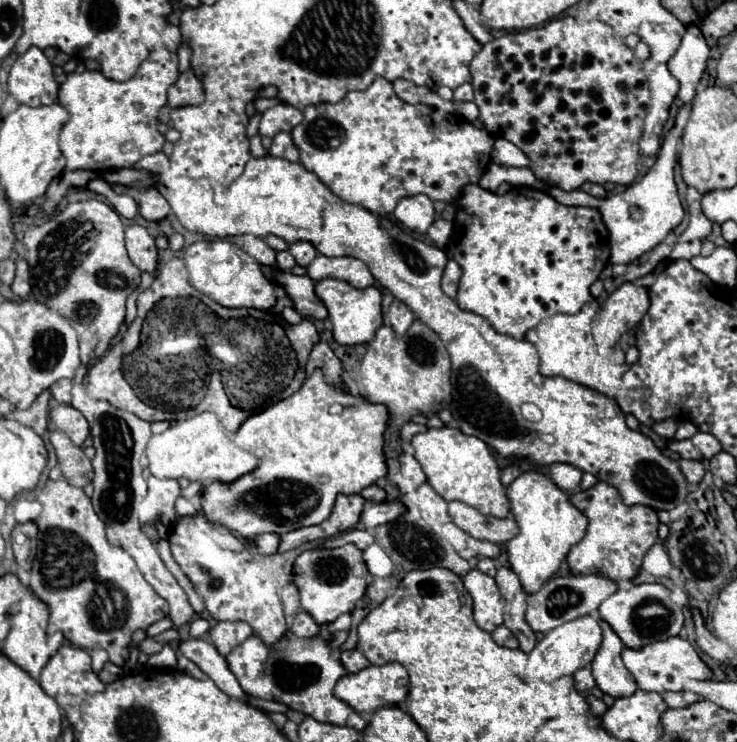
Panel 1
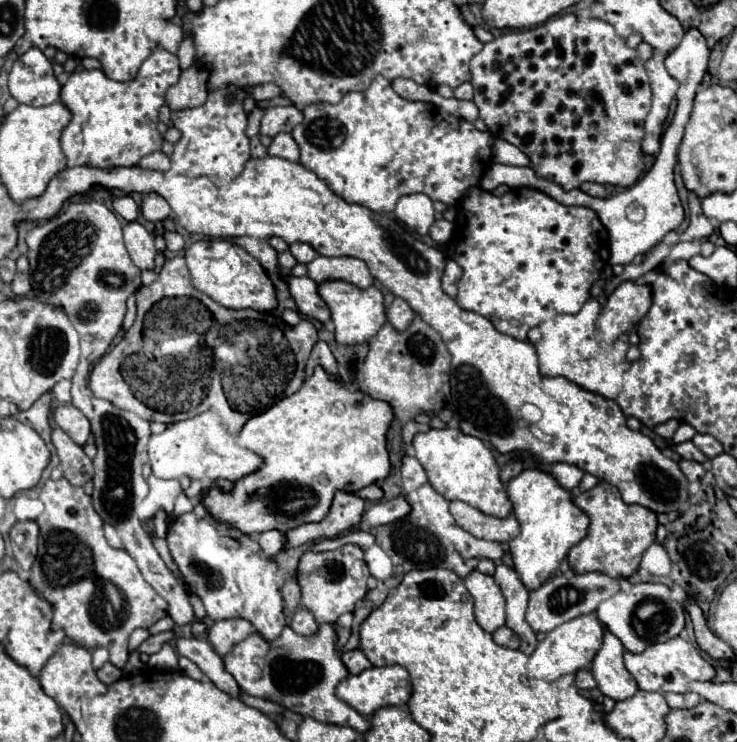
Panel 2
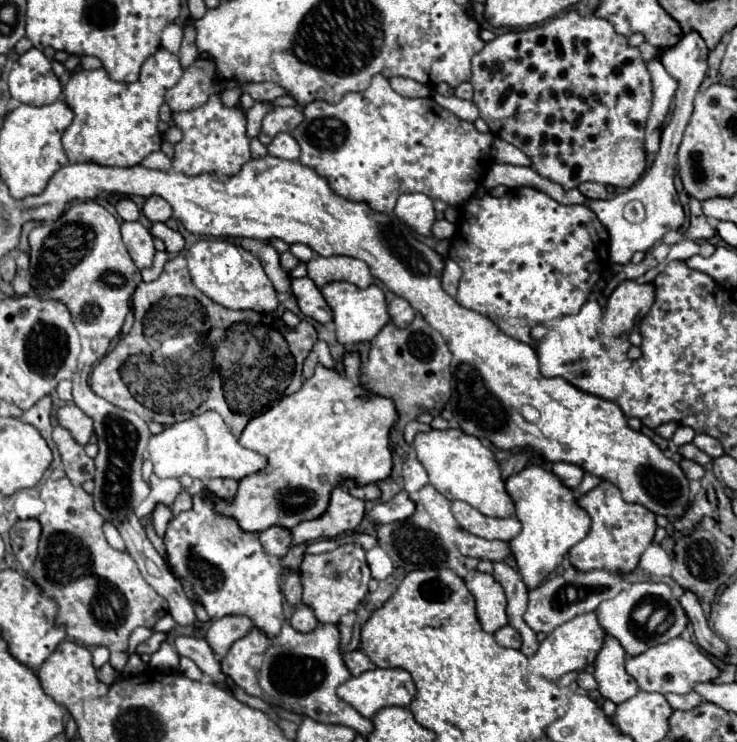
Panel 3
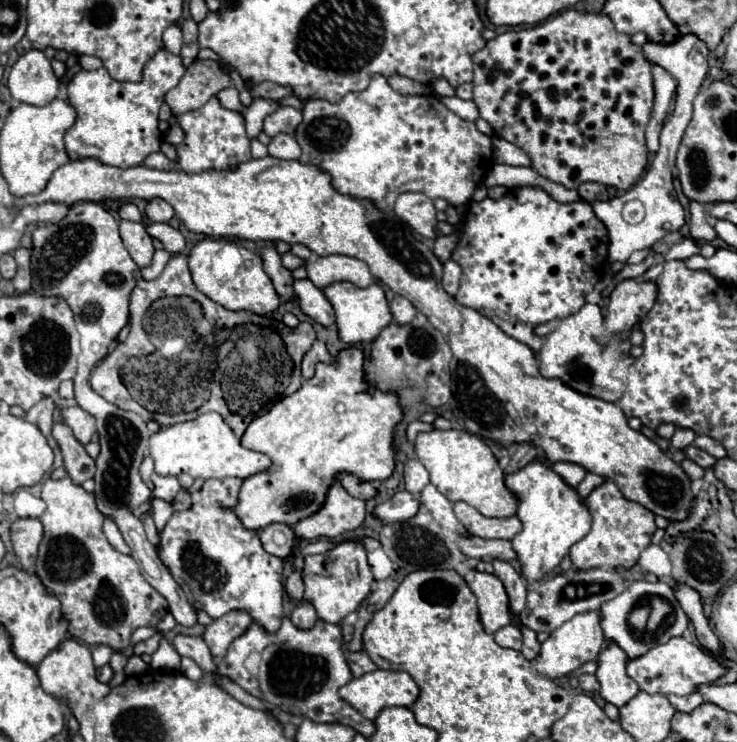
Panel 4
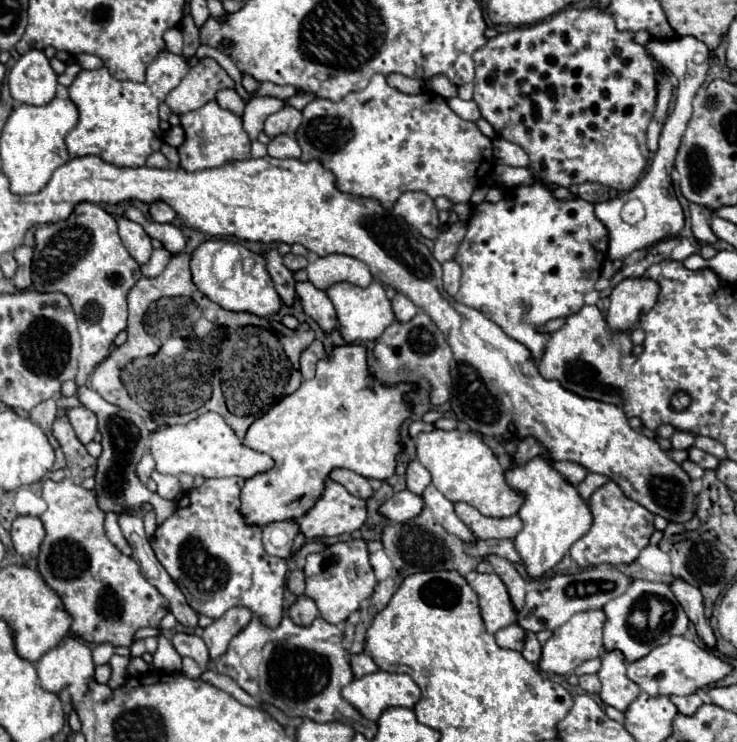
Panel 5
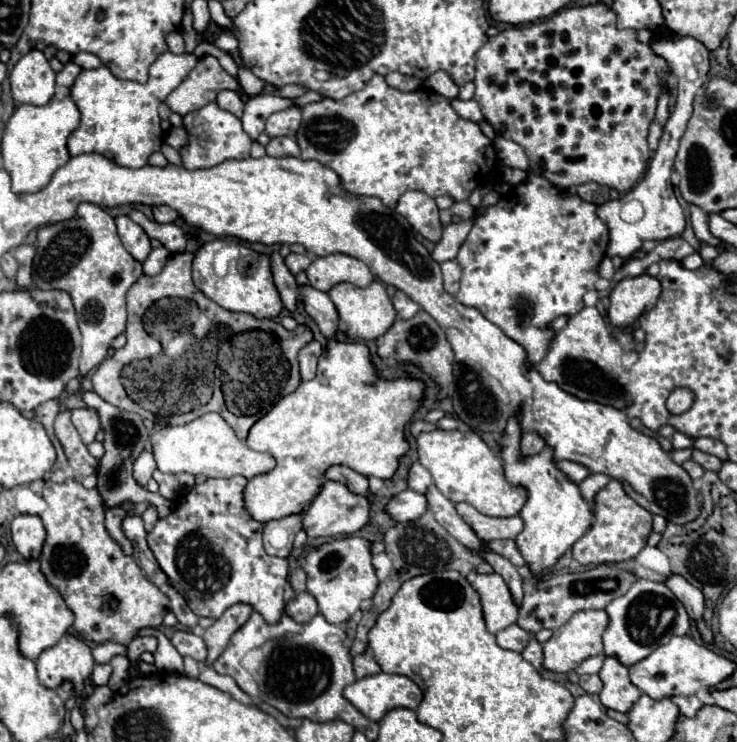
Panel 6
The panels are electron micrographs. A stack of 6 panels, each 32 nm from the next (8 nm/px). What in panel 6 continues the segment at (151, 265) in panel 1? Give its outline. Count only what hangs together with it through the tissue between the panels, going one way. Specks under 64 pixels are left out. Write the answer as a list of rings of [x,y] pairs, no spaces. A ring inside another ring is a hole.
[[[118,216],[116,218],[116,226],[118,226],[118,234],[120,234],[120,240],[122,240],[124,248],[138,262],[144,262],[146,256],[152,250],[150,248],[150,238],[146,236],[146,232],[134,220],[130,220],[130,216]]]

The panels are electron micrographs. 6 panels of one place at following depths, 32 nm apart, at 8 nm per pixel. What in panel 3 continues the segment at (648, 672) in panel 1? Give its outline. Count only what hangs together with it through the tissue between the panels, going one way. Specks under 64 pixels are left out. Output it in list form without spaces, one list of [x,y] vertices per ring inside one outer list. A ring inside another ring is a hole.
[[[672,638],[666,644],[658,644],[648,648],[640,656],[626,658],[626,672],[636,680],[640,690],[644,692],[660,692],[660,694],[688,694],[692,692],[692,684],[712,682],[720,676],[720,668],[692,642],[684,638]]]

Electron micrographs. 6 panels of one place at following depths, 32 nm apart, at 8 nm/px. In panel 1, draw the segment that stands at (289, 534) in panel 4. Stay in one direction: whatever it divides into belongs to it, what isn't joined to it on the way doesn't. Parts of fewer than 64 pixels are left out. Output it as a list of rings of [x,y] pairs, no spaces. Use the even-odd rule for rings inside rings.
[[[262,534],[262,536],[254,538],[254,544],[256,544],[256,552],[260,552],[260,554],[276,554],[280,536],[278,534]]]

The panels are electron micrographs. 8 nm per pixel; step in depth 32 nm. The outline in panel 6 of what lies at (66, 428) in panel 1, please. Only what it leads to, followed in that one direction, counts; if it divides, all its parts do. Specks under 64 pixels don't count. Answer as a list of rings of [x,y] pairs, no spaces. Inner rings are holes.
[[[90,408],[72,410],[72,422],[78,428],[78,434],[82,436],[84,444],[90,444],[96,440],[96,434],[100,430],[100,418],[96,416],[96,412],[92,412]]]

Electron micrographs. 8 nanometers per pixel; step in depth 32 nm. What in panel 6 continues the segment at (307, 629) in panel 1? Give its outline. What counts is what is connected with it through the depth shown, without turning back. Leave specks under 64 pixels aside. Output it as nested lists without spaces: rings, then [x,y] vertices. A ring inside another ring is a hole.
[[[298,592],[286,602],[286,614],[296,622],[308,622],[318,612],[316,598],[310,592]]]

